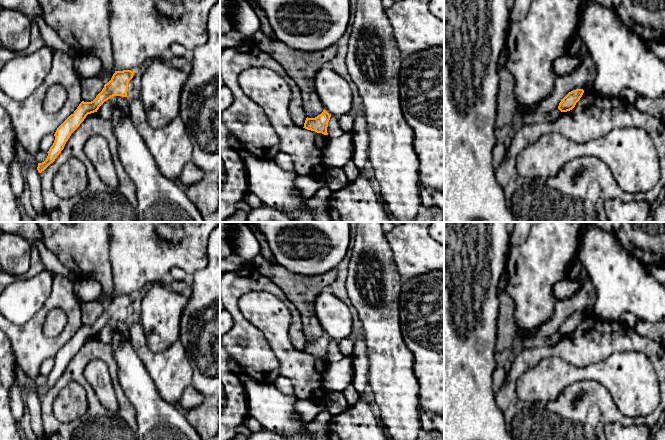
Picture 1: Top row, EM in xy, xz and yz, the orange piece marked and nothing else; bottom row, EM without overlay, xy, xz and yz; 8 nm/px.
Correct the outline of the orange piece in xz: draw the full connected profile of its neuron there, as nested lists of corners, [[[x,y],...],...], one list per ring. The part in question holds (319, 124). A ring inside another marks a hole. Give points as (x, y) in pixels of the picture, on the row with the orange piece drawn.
[[[323,110],[323,112],[315,118],[307,117],[303,128],[328,135],[327,127],[330,117],[331,115],[326,110]]]

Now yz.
[[[576,89],[569,92],[559,103],[558,109],[561,112],[572,110],[584,93],[583,89]]]

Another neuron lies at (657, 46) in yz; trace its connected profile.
[[[665,38],[648,40],[649,50],[653,52],[660,60],[665,62]]]

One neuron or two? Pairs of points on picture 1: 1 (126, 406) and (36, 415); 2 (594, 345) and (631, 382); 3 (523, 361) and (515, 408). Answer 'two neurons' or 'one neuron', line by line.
1: two neurons
2: two neurons
3: one neuron

